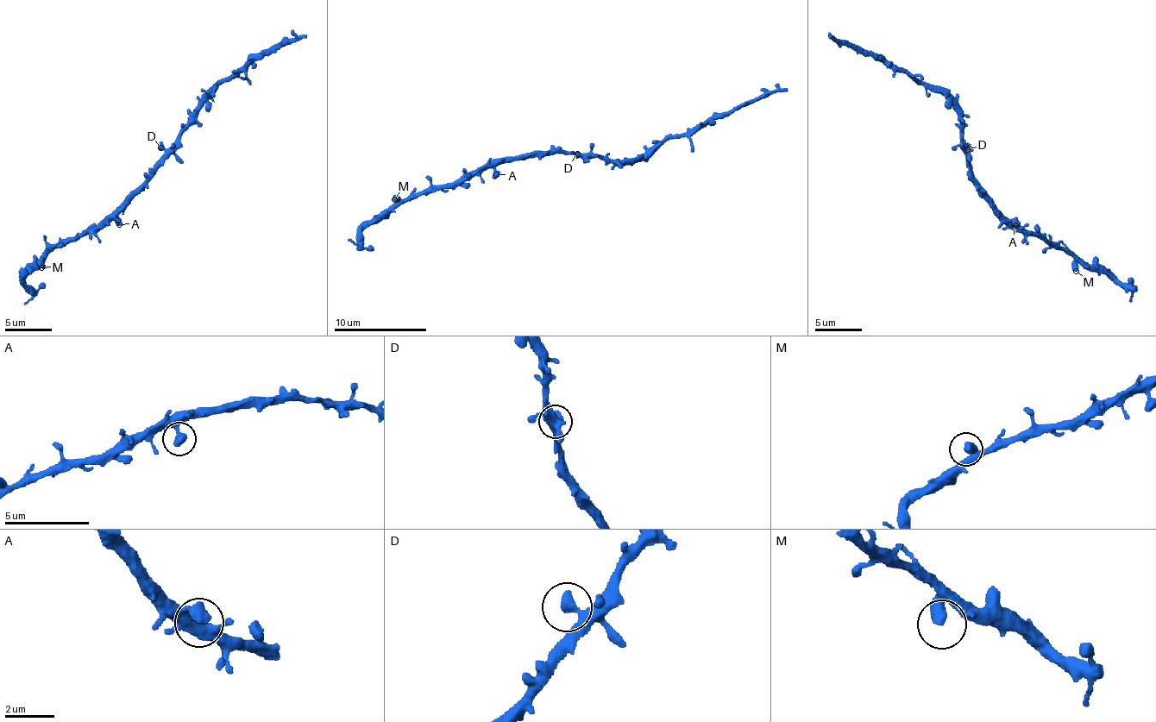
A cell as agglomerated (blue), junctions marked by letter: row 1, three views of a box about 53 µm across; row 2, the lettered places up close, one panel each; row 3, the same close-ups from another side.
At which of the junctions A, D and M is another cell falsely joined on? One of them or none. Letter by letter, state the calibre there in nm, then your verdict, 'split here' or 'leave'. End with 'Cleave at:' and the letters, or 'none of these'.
A: calibre 480 nm; leave
D: calibre 460 nm; leave
M: calibre 500 nm; leave
Cleave at: none of these

